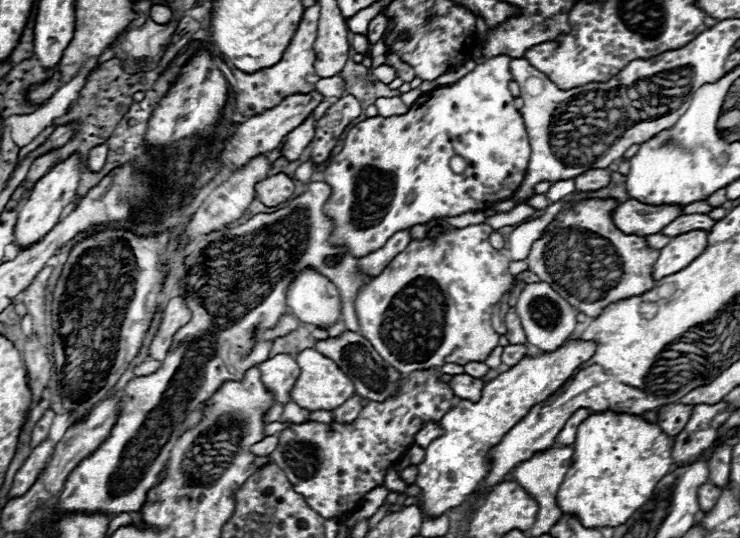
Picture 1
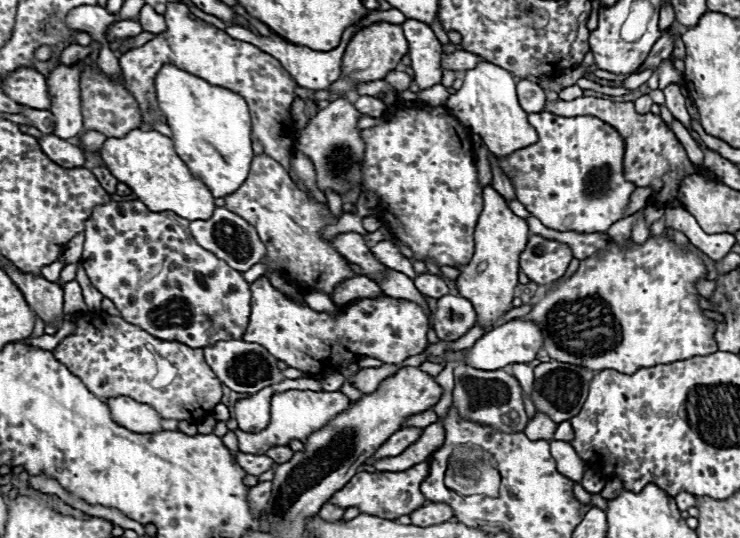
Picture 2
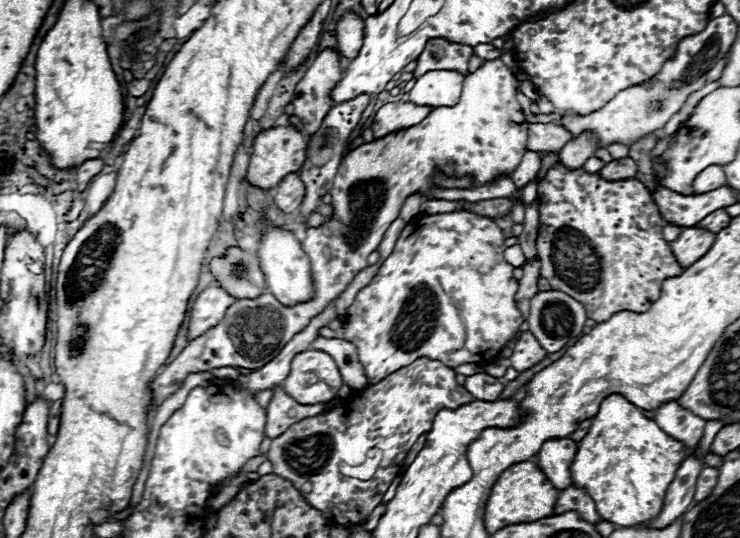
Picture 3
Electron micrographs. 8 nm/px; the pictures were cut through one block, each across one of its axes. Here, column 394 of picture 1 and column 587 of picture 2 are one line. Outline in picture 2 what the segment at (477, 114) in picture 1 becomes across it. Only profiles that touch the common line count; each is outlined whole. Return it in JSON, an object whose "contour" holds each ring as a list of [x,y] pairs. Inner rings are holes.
{"contour":[[[552,112],[528,114],[528,122],[534,126],[538,142],[528,148],[522,148],[520,152],[512,152],[512,156],[498,158],[498,164],[502,172],[512,180],[516,188],[516,198],[526,206],[532,216],[536,216],[544,226],[560,232],[576,230],[588,234],[606,232],[616,220],[626,218],[624,210],[636,186],[624,180],[624,140],[610,124],[604,124],[594,116],[562,118]]]}

